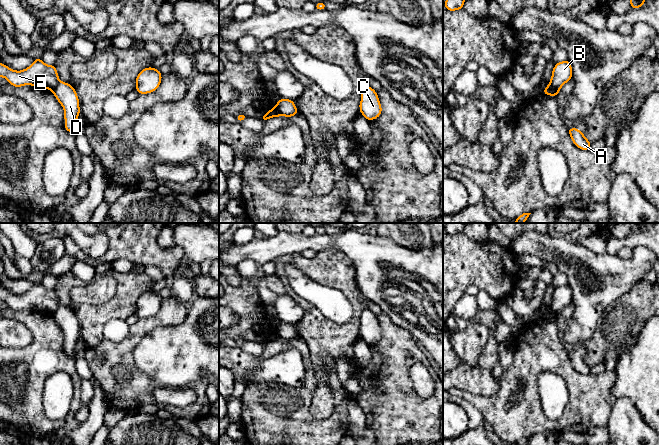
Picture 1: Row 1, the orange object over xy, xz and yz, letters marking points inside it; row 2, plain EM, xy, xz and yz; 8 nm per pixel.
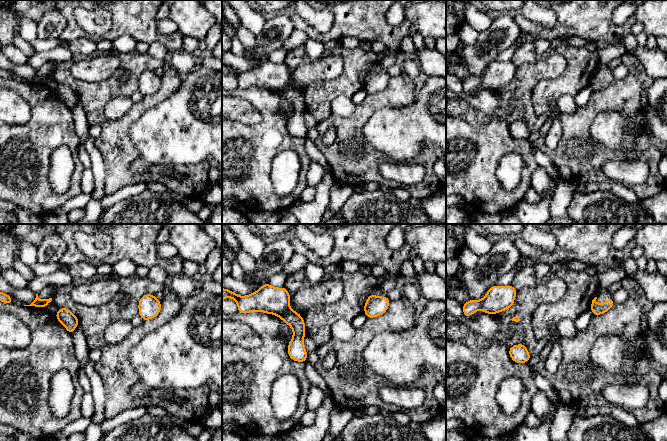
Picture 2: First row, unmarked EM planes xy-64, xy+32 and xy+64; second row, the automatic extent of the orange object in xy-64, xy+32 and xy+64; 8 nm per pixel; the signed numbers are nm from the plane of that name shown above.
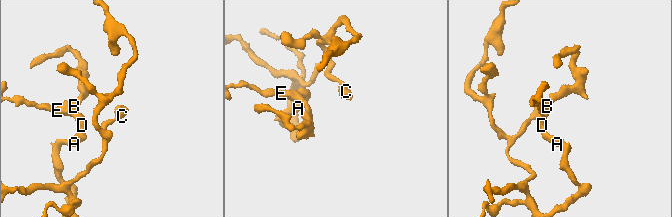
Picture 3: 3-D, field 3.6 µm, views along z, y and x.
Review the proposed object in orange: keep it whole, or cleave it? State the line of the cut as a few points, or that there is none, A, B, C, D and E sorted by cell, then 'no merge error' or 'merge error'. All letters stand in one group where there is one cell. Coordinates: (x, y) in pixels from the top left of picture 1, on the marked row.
cut xz (275, 106), (281, 115); groups A C D / B E; merge error

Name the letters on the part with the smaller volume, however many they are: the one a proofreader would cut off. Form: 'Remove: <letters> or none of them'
Remove: B, E

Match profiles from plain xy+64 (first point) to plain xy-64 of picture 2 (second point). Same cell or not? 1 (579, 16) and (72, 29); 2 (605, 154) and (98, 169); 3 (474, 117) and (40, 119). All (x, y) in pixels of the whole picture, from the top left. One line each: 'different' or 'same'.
1: same
2: different
3: different

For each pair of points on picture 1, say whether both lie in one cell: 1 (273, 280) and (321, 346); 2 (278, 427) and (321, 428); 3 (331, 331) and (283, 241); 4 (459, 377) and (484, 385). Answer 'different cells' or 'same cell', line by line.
1: different cells
2: same cell
3: different cells
4: same cell

